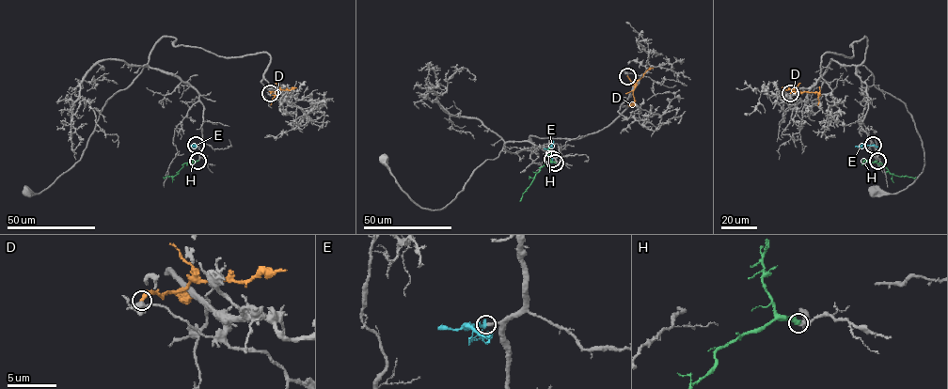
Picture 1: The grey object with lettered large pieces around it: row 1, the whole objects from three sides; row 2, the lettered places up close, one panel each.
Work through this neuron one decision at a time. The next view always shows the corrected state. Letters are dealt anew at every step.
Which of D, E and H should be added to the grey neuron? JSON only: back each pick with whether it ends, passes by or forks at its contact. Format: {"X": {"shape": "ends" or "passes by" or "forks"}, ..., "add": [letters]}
{"E": {"shape": "passes by"}, "H": {"shape": "ends"}, "add": ["E", "H"]}

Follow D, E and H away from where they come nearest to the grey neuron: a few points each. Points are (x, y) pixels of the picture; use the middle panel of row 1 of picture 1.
D: (627, 76), (635, 85), (634, 102), (627, 103)
E: (552, 159), (548, 153), (552, 141)
H: (555, 163), (540, 168), (520, 201)

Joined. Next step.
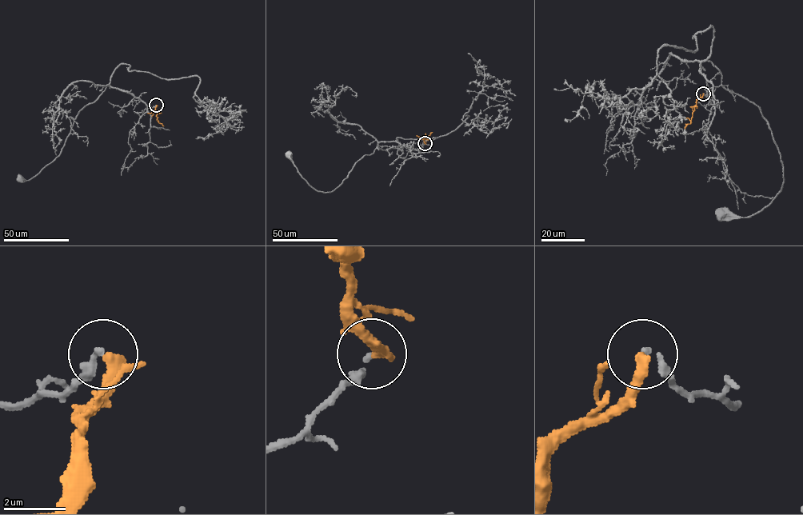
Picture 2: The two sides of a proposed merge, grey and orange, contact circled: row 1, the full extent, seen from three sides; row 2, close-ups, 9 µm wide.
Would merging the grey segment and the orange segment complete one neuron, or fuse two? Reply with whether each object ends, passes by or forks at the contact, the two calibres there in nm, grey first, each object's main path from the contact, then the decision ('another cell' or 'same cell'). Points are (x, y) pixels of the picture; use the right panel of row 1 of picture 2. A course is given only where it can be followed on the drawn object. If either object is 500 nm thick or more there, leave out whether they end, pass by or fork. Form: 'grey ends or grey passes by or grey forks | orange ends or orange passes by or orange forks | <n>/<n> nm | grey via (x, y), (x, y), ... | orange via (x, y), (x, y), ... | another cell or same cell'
grey ends | orange ends | 140/360 nm | grey via (703, 93), (713, 97), (700, 72), (710, 61), (758, 106), (782, 165), (768, 205), (723, 213) | orange via (703, 93), (697, 101), (691, 122), (685, 128) | another cell

